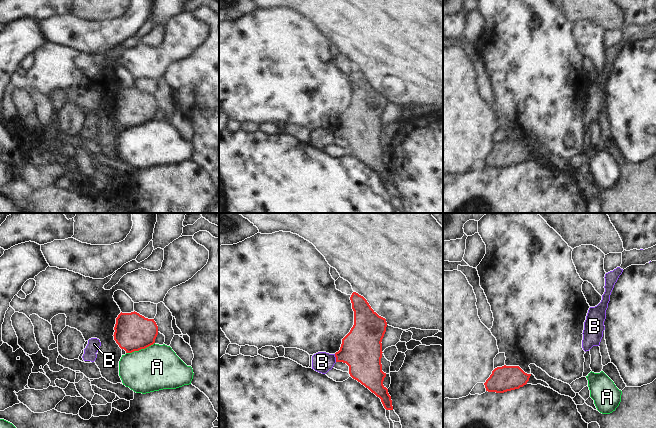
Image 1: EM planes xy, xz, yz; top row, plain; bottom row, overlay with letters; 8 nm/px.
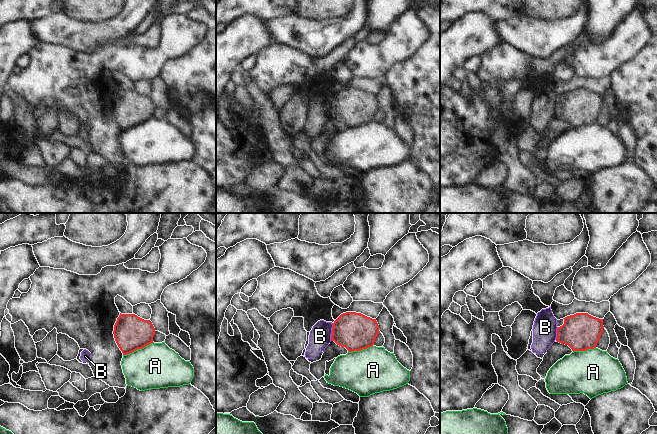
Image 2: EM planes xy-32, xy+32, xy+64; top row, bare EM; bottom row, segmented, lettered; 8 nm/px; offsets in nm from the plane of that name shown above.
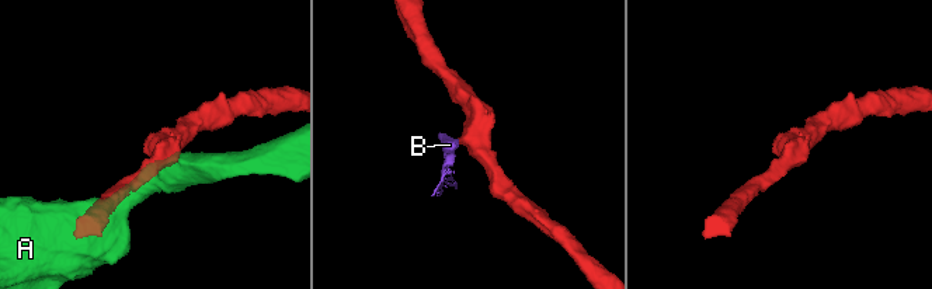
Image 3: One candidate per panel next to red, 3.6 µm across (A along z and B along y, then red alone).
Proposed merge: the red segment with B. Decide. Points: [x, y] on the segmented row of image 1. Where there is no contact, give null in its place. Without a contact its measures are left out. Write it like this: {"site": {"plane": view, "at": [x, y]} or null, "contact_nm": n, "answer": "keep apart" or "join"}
{"site": {"plane": "xz", "at": [336, 358]}, "contact_nm": 70, "answer": "keep apart"}

